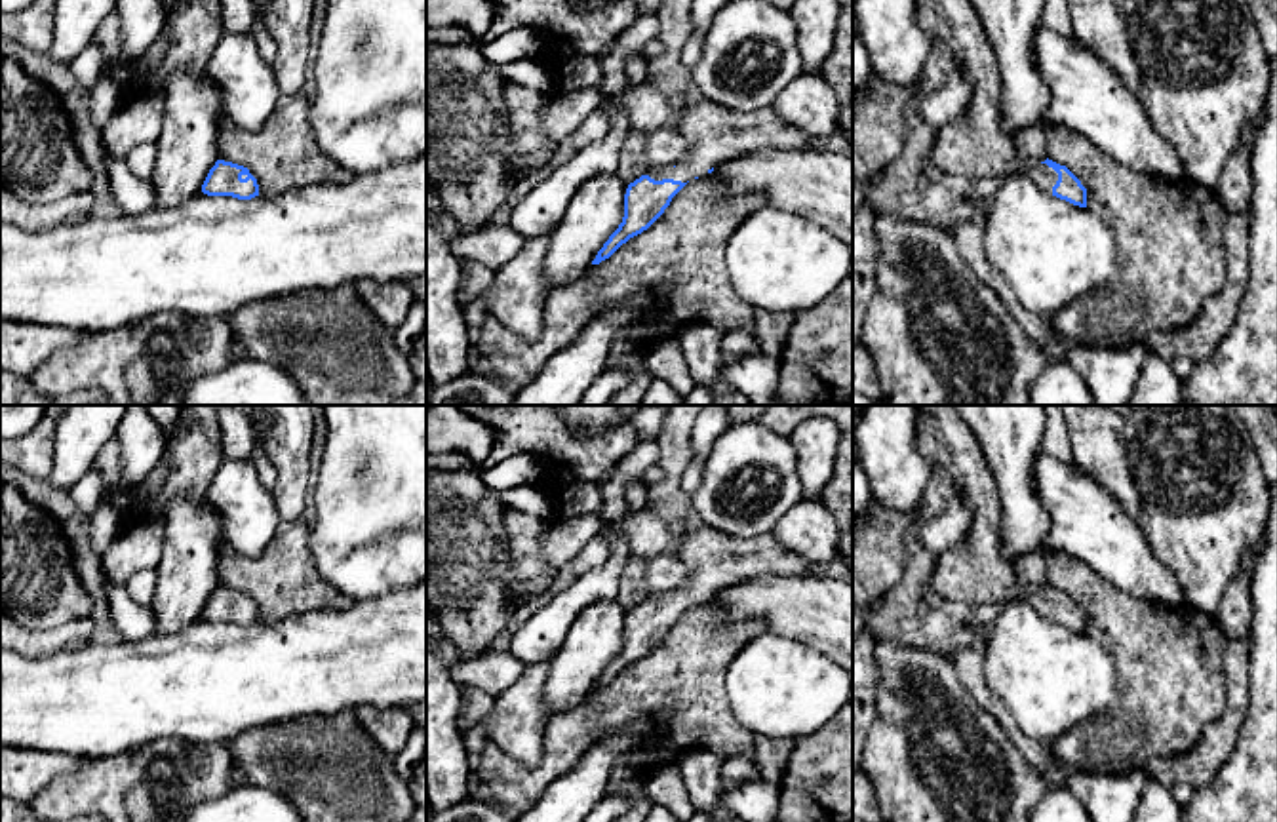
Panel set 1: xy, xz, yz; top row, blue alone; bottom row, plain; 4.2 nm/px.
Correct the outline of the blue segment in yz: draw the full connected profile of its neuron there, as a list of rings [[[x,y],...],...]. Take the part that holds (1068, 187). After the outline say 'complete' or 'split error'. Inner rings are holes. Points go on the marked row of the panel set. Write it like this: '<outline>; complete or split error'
[[[917,0],[917,25],[940,38],[971,82],[972,93],[963,114],[936,133],[931,164],[969,183],[1028,175],[1045,192],[1087,207],[1087,188],[1052,160],[1020,162],[1018,137],[1003,129],[1001,76],[995,51],[969,0]]]; split error

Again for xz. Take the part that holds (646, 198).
[[[689,95],[672,122],[687,143],[687,158],[628,185],[622,223],[592,264],[609,259],[622,244],[647,230],[691,179],[712,173],[719,164],[761,148],[815,147],[815,137],[786,124],[773,107],[737,112]]]; split error

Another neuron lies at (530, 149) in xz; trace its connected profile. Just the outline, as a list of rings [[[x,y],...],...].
[[[504,78],[502,103],[510,124],[508,162],[514,167],[514,185],[540,169],[558,148],[539,120],[539,110],[552,97]]]

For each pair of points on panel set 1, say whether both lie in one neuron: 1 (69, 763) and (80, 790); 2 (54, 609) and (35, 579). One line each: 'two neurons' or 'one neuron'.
1: two neurons
2: one neuron

